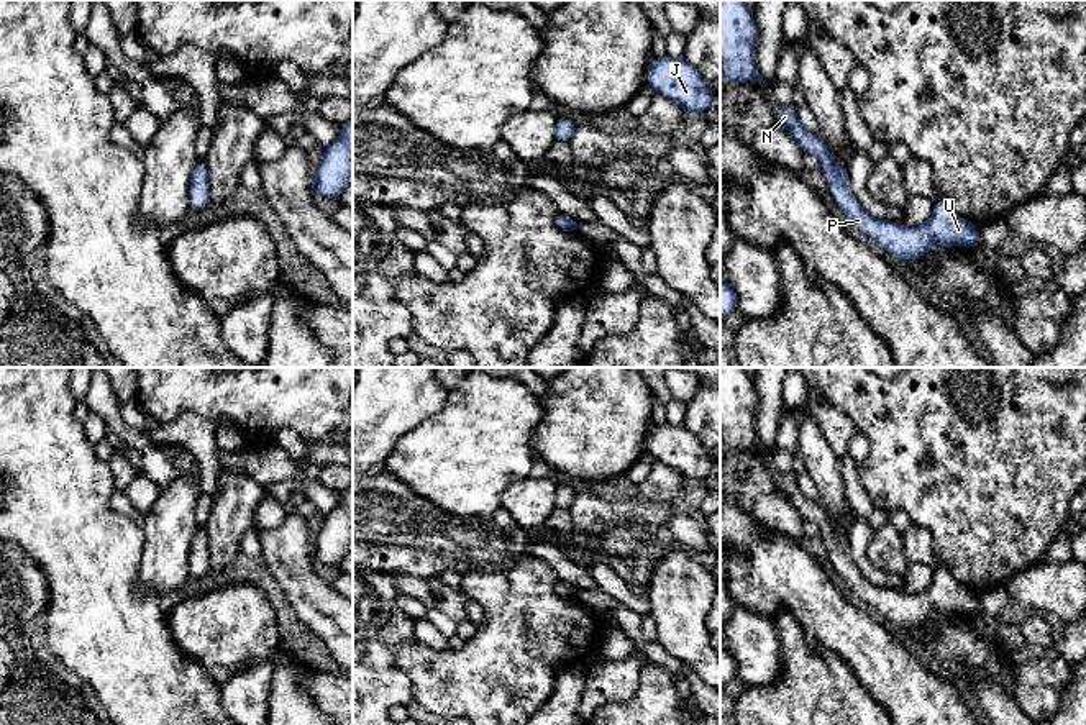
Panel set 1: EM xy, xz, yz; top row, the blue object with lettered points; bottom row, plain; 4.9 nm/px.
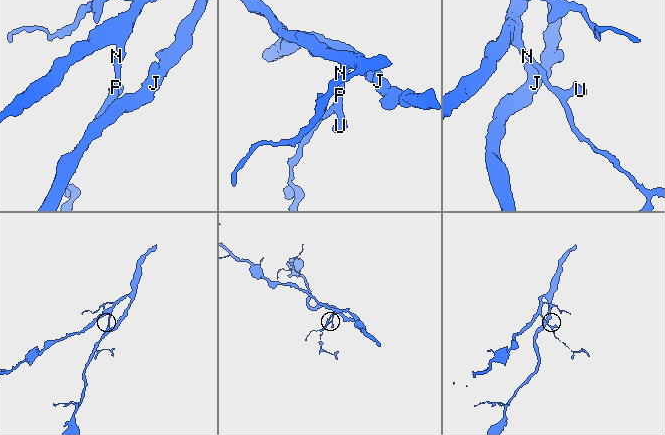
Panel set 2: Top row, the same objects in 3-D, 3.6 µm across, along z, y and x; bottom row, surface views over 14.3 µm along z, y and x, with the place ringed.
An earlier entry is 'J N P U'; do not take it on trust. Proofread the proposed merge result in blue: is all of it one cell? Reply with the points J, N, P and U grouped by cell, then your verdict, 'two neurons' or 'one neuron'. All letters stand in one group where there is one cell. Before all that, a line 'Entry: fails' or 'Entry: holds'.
Entry: holds
J N P U | one neuron

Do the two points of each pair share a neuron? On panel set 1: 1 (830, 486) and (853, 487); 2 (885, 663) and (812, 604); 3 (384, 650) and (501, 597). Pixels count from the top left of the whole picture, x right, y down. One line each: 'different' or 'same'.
1: different
2: same
3: different

